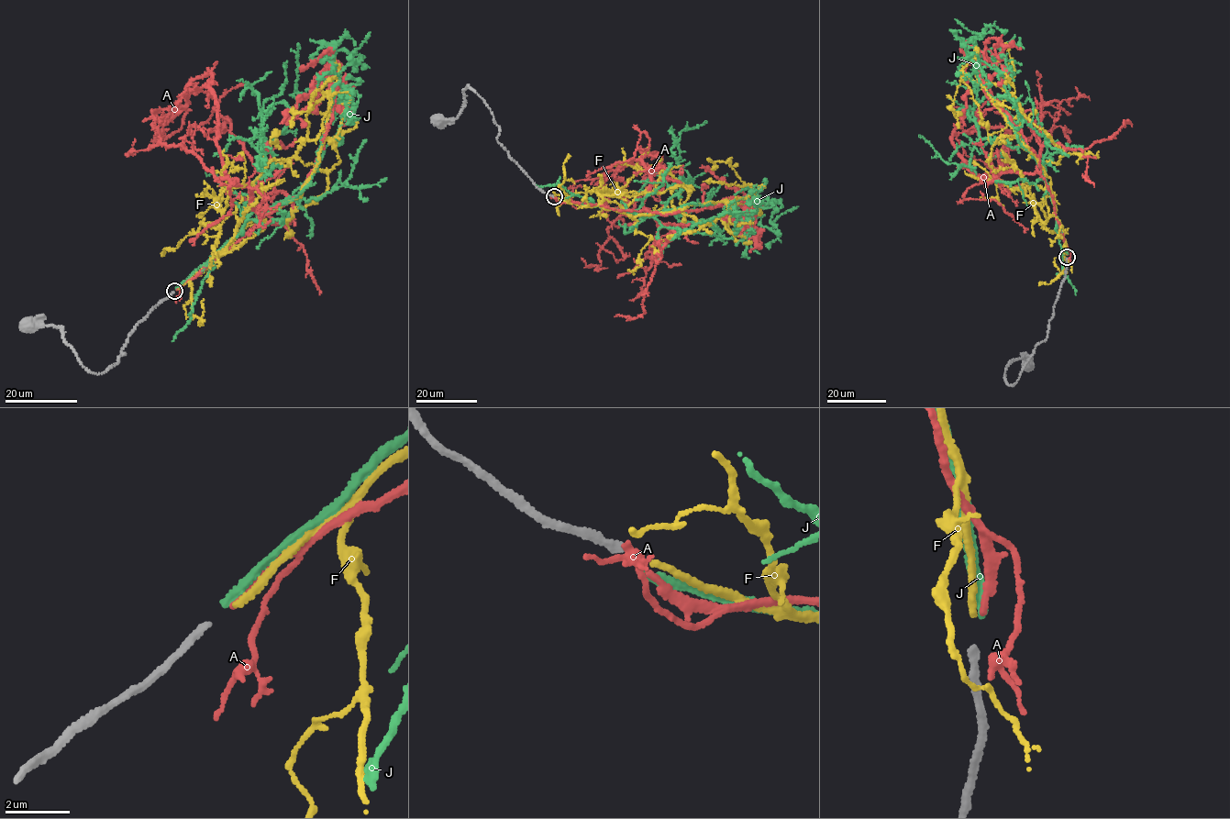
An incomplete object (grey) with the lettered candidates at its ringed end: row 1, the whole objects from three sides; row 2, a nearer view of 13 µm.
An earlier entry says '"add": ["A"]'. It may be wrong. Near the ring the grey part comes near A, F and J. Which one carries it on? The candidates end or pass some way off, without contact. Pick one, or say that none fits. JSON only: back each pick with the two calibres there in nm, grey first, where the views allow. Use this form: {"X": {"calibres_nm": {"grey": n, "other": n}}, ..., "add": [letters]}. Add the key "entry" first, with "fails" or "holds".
{"entry": "fails", "F": {"calibres_nm": {"grey": 200, "other": 200}}, "add": ["F"]}

